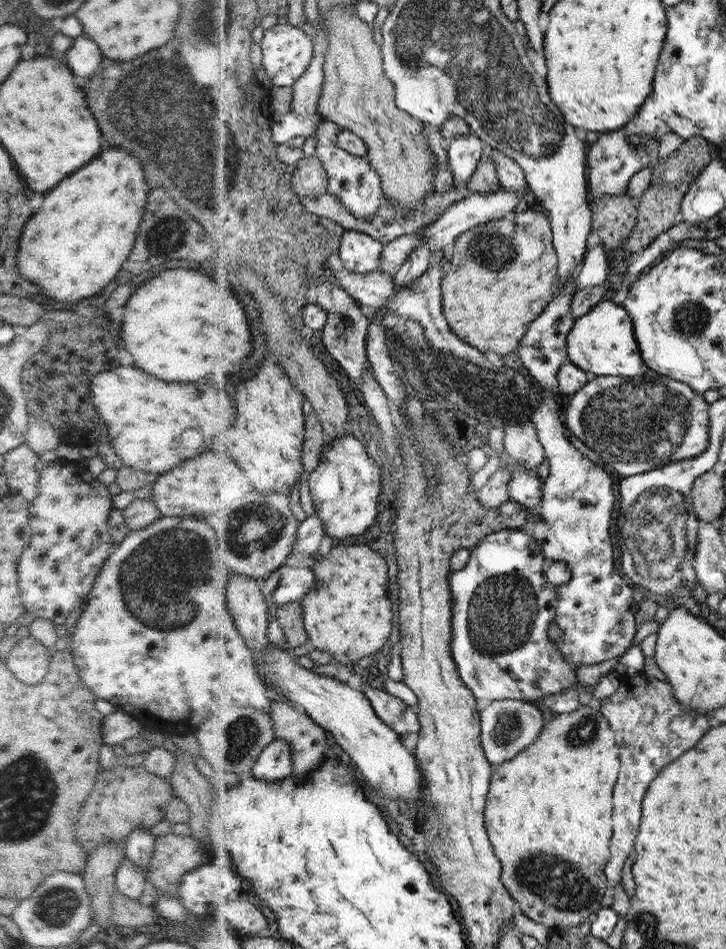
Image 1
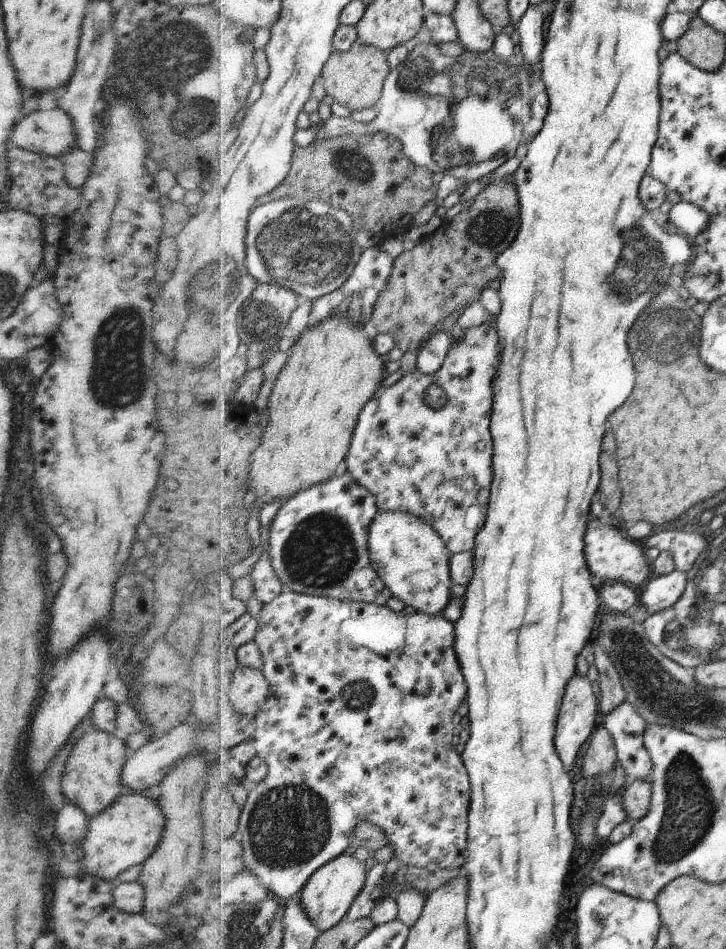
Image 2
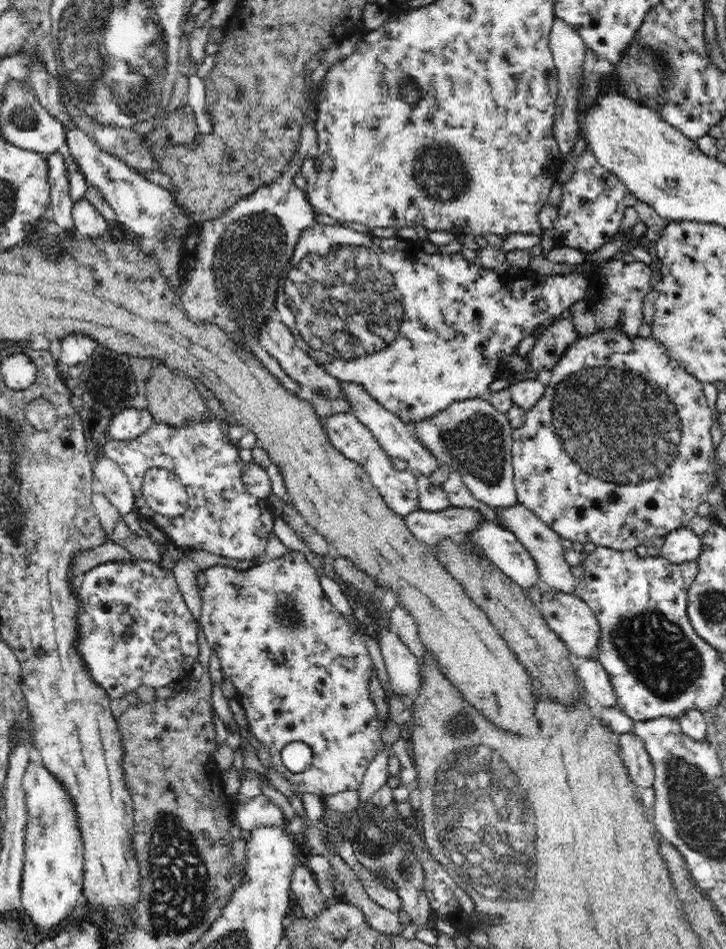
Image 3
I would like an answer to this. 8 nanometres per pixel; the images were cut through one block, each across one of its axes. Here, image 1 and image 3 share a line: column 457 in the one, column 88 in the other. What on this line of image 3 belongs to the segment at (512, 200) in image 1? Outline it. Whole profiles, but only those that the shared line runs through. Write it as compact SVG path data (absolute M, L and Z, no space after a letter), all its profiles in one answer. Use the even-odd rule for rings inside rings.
M82 200L74 205L73 218L80 240L96 240L107 235L110 222L106 221L88 201Z

